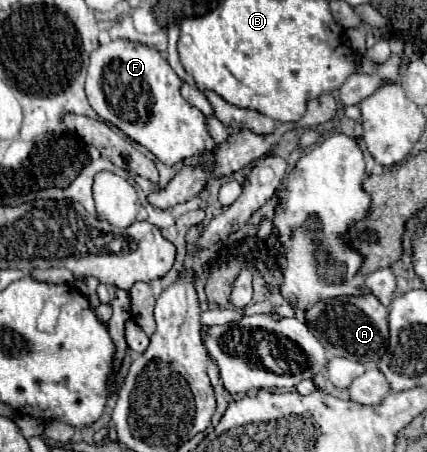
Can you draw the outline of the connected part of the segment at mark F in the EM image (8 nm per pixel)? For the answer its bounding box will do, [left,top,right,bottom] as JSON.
[85,40,209,166]

